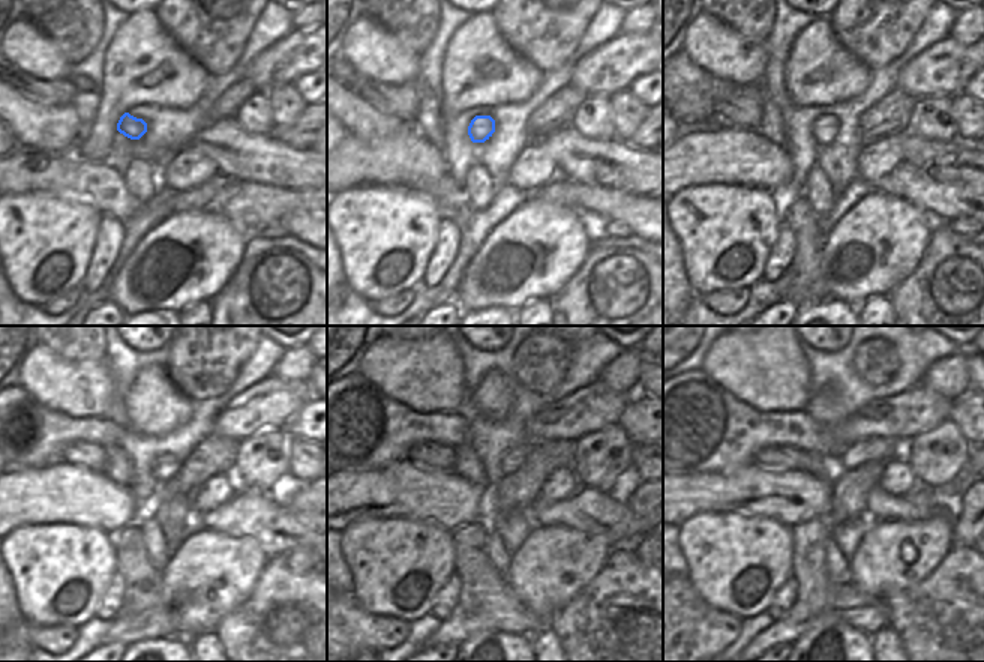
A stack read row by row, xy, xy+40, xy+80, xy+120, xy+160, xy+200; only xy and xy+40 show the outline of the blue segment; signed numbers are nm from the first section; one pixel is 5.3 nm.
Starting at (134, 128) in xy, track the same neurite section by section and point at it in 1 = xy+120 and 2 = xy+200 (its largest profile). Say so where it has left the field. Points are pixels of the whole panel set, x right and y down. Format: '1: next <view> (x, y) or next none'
1: next xy+120 (165, 467)
2: next xy+200 (873, 448)

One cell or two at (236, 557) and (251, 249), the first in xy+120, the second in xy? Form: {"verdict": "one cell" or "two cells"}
{"verdict": "two cells"}

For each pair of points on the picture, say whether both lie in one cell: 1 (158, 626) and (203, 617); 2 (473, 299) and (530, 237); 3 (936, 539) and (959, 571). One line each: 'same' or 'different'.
1: different
2: same
3: different

